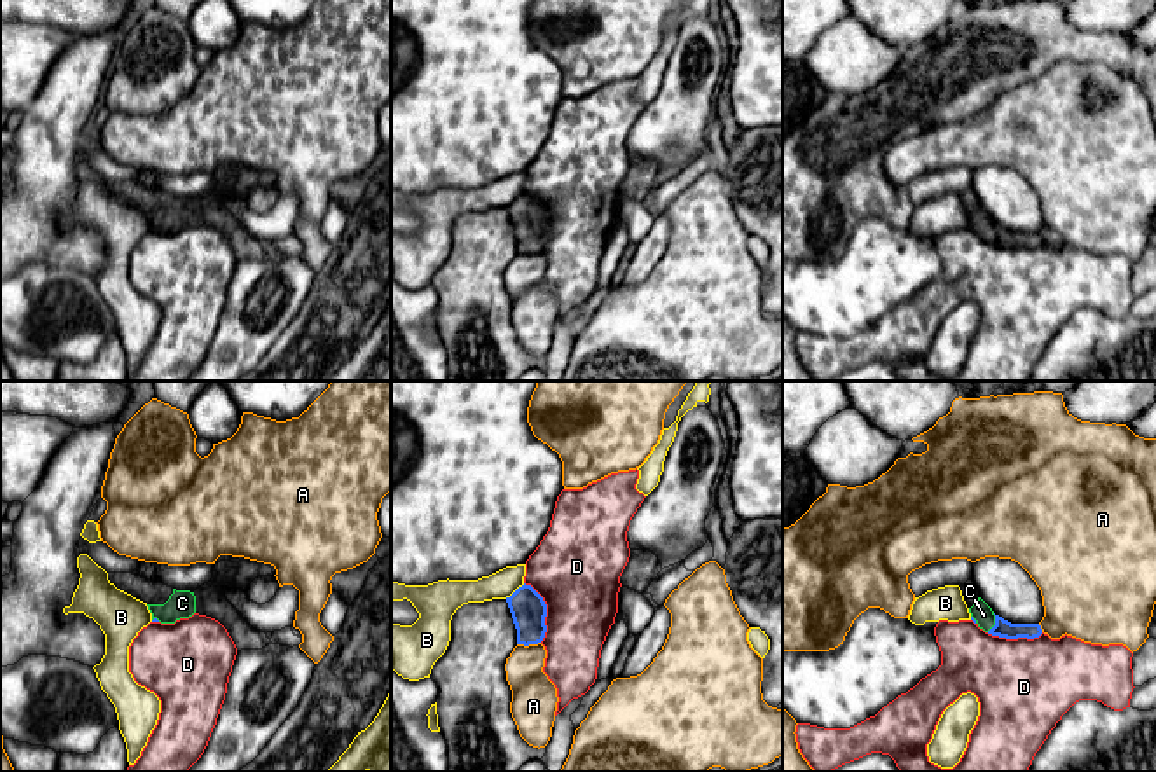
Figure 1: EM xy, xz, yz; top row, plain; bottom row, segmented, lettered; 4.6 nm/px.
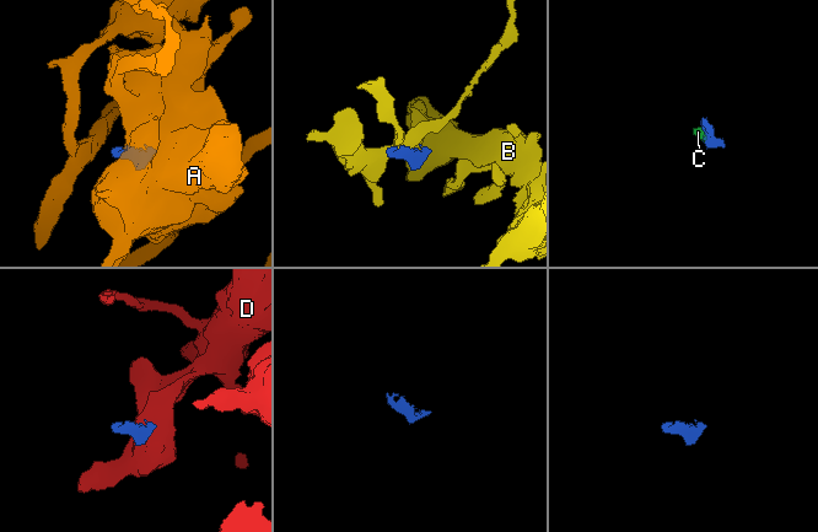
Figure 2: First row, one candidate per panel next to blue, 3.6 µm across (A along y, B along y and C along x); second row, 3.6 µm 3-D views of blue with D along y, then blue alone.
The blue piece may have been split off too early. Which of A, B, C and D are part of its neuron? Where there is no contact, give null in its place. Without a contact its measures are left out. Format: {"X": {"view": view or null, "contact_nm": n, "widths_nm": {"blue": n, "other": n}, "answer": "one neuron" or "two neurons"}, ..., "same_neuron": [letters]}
{"A": {"view": "xz", "contact_nm": 110, "widths_nm": {"blue": 160, "other": 200}, "answer": "two neurons"}, "B": {"view": "xz", "contact_nm": 120, "widths_nm": {"blue": 160, "other": 130}, "answer": "two neurons"}, "C": {"view": "yz", "contact_nm": 90, "widths_nm": {"blue": 80, "other": 90}, "answer": "one neuron"}, "D": {"view": "xz", "contact_nm": 300, "widths_nm": {"blue": 160, "other": 400}, "answer": "two neurons"}, "same_neuron": ["C"]}

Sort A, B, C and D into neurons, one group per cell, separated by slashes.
A / B / C / D

